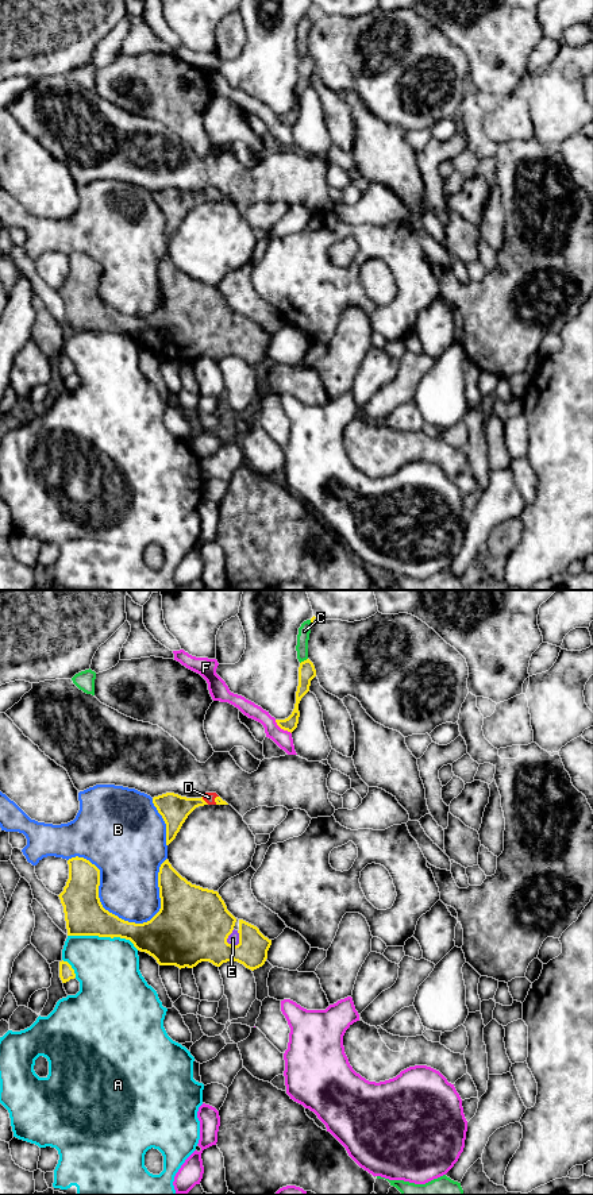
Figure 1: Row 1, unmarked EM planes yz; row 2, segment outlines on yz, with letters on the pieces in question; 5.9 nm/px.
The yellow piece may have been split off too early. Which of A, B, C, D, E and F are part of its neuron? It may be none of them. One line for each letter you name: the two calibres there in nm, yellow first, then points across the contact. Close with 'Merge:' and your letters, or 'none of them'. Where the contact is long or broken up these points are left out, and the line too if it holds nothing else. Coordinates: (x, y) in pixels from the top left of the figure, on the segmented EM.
D: calibres 180 and 60 nm; way yz (174, 809), (204, 801), (208, 797)
E: calibres 440 and 70 nm; way yz (193, 924), (211, 937), (227, 937), (233, 939)
Merge: D, E

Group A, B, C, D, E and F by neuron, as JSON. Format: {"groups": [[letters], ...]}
{"groups": [["A"], ["B"], ["C"], ["D", "E"], ["F"]]}

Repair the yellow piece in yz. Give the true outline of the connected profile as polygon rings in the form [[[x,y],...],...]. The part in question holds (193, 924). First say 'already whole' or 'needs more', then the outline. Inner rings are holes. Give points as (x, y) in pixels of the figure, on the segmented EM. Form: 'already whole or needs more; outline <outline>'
needs more; outline [[[84,857],[68,860],[69,879],[58,895],[63,906],[68,936],[120,937],[153,956],[159,965],[193,968],[201,961],[220,967],[227,961],[238,961],[254,971],[267,959],[272,940],[259,929],[243,920],[236,920],[217,891],[192,884],[182,878],[166,859],[158,872],[161,898],[159,911],[147,922],[128,922],[105,910],[99,898],[100,870]]]

